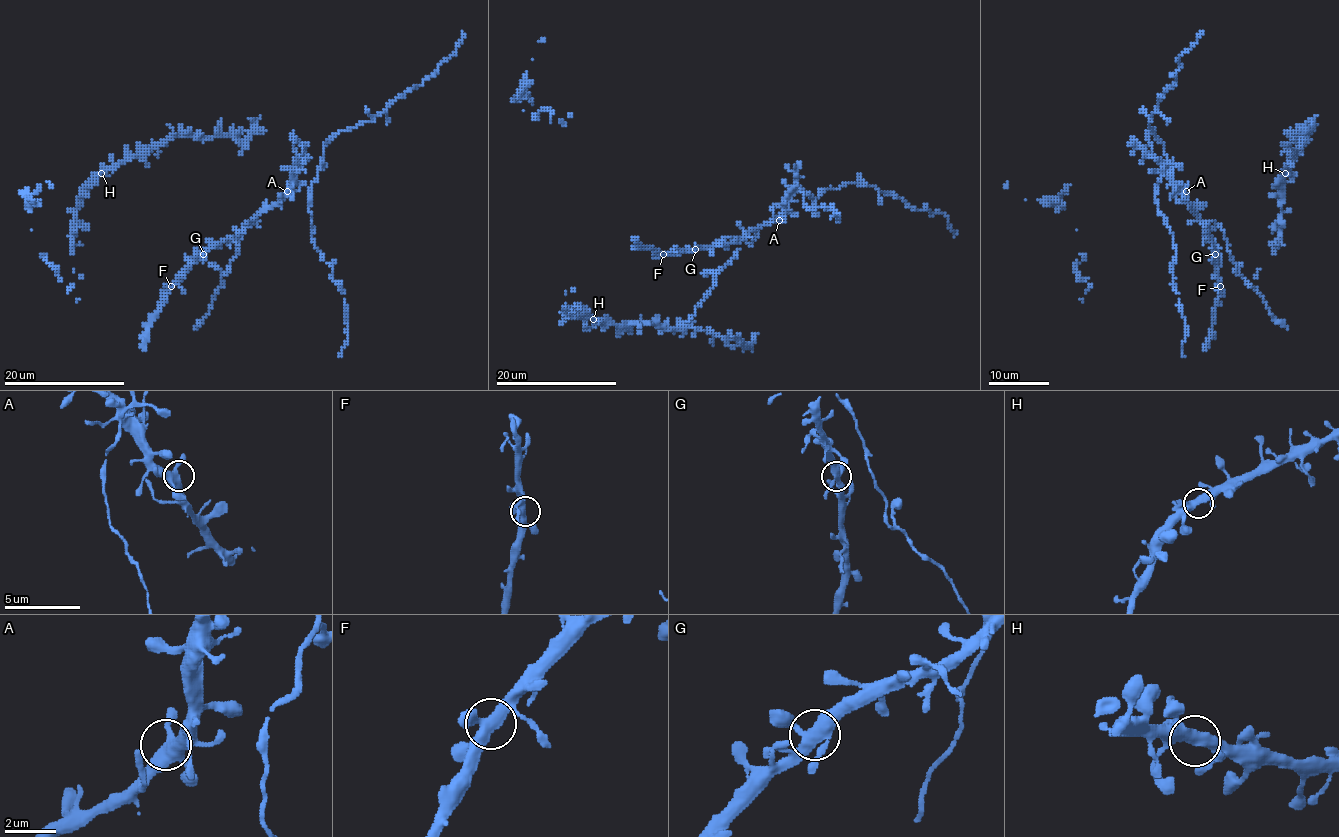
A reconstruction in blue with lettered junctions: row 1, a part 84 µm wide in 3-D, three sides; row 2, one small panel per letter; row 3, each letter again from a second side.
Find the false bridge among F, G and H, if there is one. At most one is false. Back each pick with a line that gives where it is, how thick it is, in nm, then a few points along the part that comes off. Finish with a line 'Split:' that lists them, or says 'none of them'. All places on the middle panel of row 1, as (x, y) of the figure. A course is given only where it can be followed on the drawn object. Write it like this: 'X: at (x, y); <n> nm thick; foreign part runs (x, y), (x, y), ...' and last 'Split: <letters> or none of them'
Split: none of them

